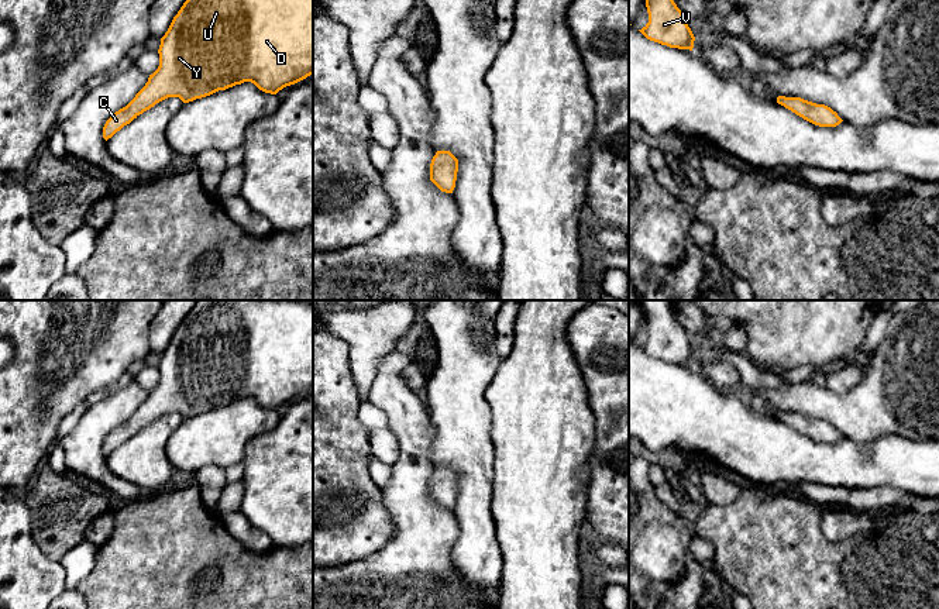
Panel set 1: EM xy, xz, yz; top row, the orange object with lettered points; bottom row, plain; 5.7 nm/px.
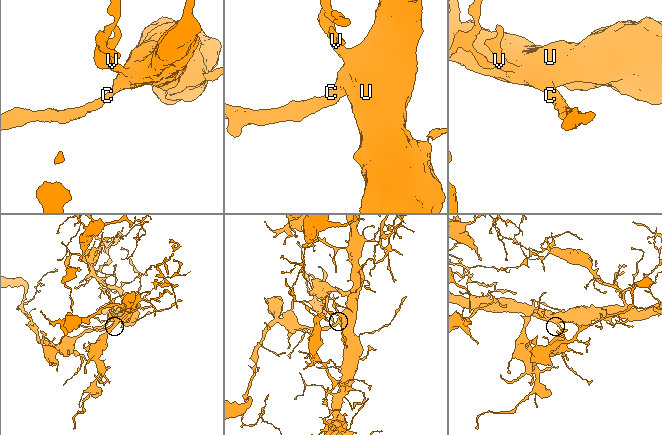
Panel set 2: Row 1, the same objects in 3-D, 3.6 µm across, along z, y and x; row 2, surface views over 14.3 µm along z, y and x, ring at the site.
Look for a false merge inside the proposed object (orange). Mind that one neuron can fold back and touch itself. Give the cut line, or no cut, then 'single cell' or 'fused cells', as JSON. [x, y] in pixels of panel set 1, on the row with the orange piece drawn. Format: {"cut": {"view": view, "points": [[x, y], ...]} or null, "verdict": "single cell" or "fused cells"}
{"cut": null, "verdict": "single cell"}

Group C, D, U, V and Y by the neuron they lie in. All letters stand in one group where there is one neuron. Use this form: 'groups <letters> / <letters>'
groups C D U V Y

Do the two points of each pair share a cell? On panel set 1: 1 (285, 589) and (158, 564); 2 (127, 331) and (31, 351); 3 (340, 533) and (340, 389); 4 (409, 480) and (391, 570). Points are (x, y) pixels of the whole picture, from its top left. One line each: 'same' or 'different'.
1: same
2: same
3: same
4: same

